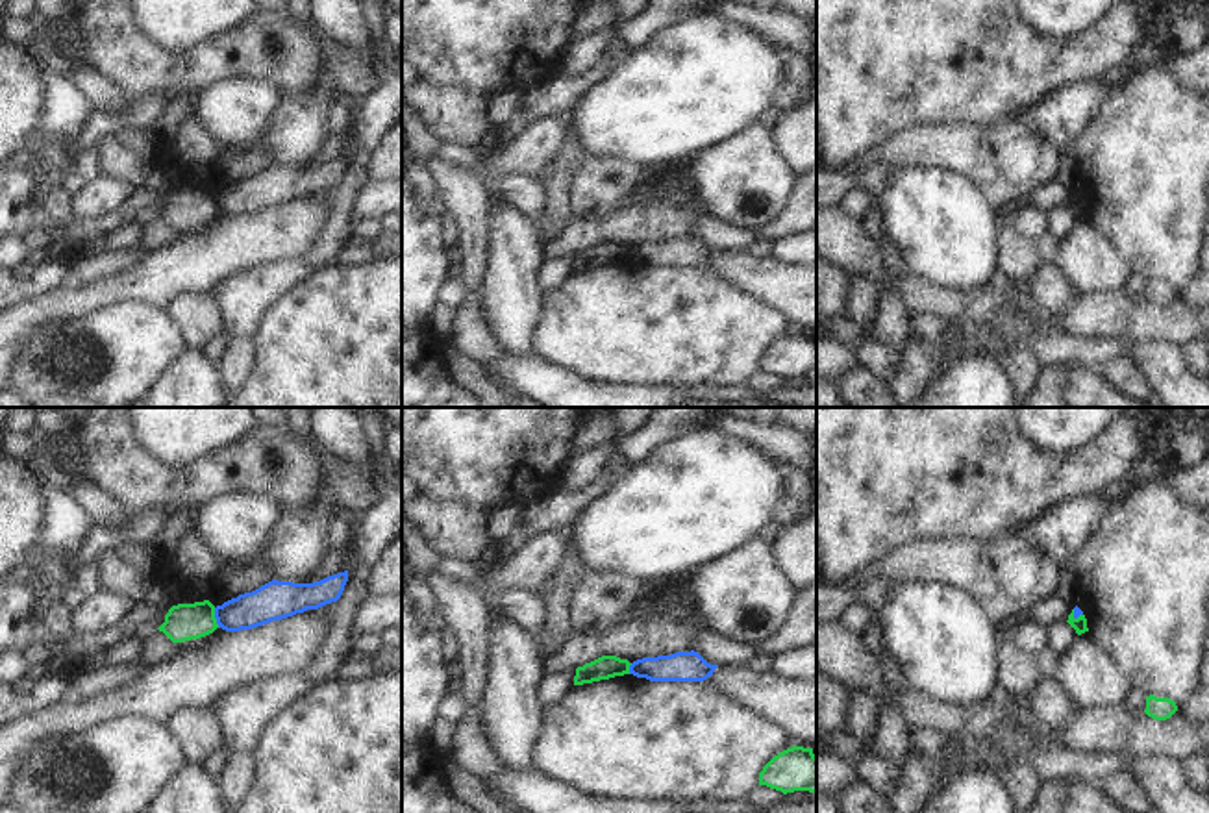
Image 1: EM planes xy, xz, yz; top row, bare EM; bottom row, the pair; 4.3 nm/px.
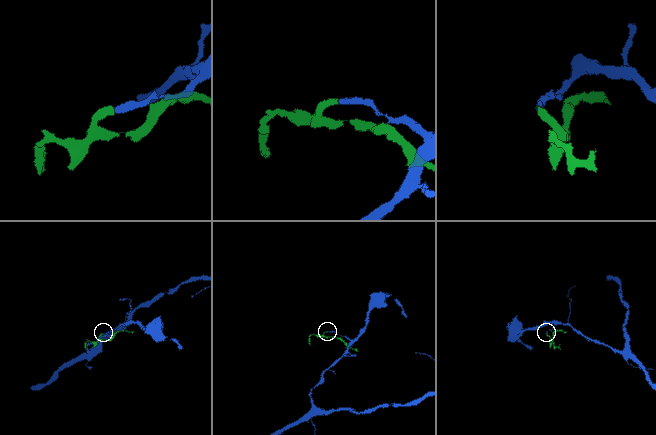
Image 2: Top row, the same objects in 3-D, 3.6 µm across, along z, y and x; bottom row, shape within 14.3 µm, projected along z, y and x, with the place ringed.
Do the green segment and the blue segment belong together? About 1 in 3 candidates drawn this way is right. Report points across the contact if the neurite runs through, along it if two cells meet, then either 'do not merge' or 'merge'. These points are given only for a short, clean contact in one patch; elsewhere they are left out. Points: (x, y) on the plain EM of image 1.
border xy (213, 193), (219, 212); do not merge

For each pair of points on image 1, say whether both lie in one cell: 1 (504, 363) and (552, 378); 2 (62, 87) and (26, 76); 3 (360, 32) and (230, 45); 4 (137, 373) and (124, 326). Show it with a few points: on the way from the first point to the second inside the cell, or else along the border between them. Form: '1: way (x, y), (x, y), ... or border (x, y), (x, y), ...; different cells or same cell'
1: way (515, 373), (541, 378); same cell
2: border (43, 71), (45, 108), (37, 125); different cells
3: border (310, 19), (328, 37); different cells
4: way (126, 362), (124, 337); same cell

